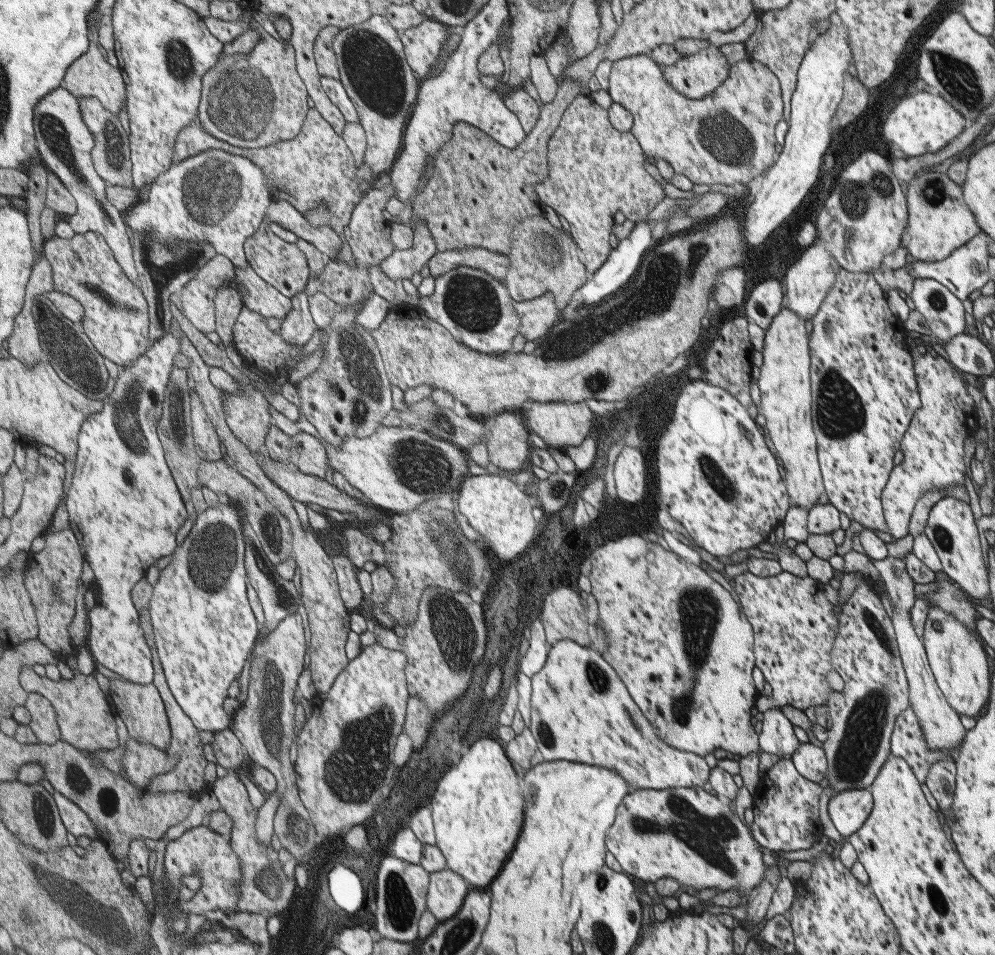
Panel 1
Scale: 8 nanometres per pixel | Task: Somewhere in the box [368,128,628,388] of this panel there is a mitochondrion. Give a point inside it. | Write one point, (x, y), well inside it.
(472, 302)

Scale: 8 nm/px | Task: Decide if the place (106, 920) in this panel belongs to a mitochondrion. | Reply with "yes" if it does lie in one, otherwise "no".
yes

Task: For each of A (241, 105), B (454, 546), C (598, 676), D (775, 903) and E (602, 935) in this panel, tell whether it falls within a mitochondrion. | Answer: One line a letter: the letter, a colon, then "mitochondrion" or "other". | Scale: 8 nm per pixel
A: mitochondrion
B: mitochondrion
C: mitochondrion
D: other
E: mitochondrion

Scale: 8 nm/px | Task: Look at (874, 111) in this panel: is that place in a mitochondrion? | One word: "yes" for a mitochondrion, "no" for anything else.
no

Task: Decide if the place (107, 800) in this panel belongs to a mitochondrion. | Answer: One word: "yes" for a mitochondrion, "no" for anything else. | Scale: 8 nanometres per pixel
yes

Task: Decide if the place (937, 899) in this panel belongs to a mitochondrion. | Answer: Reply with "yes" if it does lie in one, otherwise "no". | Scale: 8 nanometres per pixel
no

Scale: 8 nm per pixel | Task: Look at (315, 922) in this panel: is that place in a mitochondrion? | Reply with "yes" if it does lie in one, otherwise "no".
no

